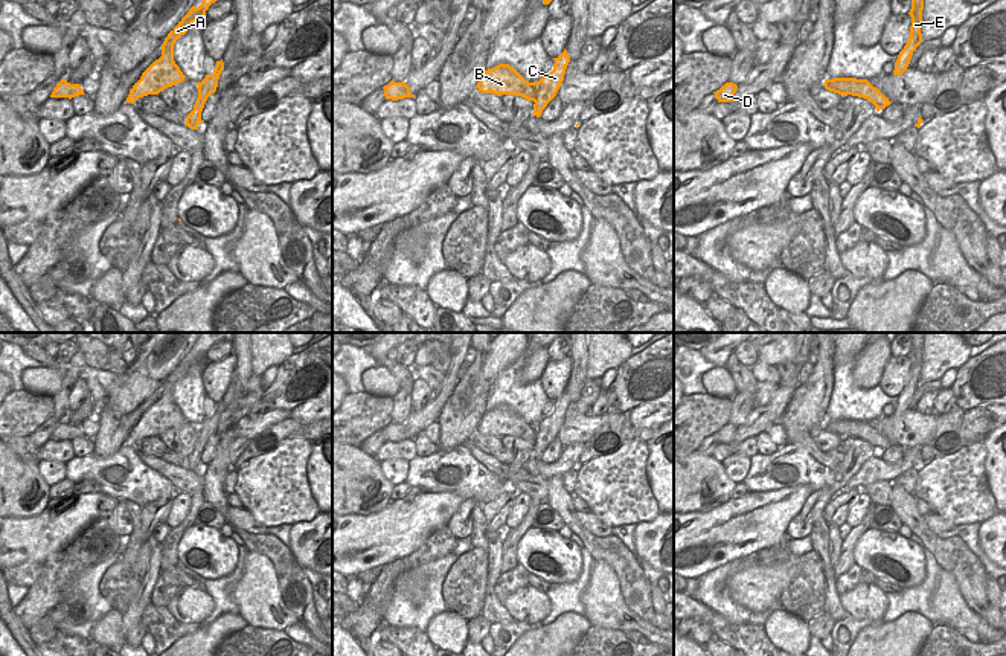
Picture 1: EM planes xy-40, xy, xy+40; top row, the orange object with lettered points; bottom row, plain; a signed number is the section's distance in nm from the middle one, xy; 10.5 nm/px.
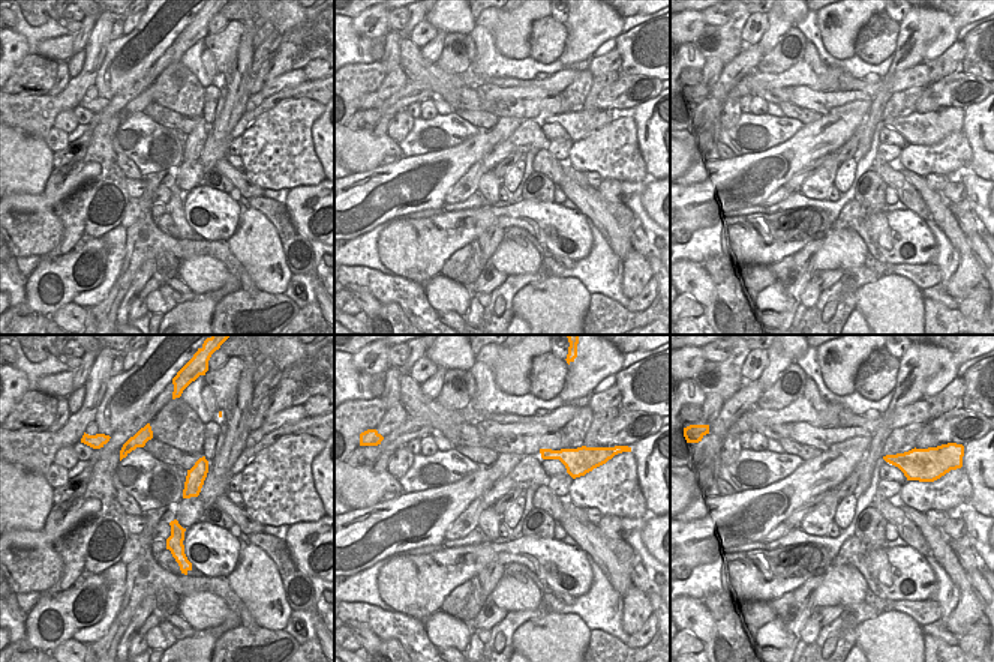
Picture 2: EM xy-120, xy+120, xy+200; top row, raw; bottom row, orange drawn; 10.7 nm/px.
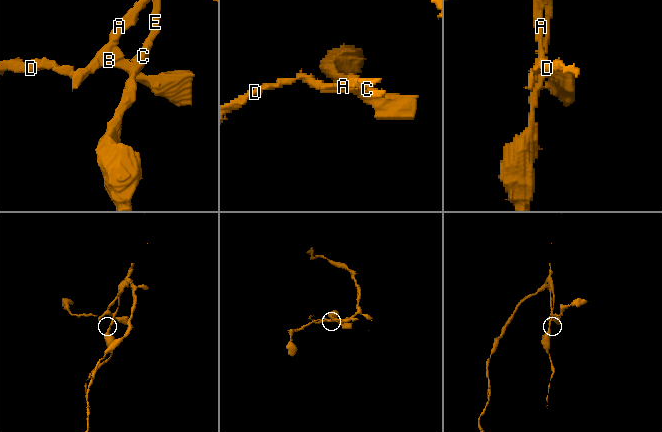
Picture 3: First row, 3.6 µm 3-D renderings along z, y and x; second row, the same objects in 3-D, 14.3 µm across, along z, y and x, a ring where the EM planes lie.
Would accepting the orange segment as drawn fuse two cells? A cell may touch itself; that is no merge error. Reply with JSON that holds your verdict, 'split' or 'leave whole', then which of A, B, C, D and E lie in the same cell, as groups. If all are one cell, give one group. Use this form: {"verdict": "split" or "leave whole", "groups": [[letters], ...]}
{"verdict": "split", "groups": [["A", "B", "D"], ["C", "E"]]}

